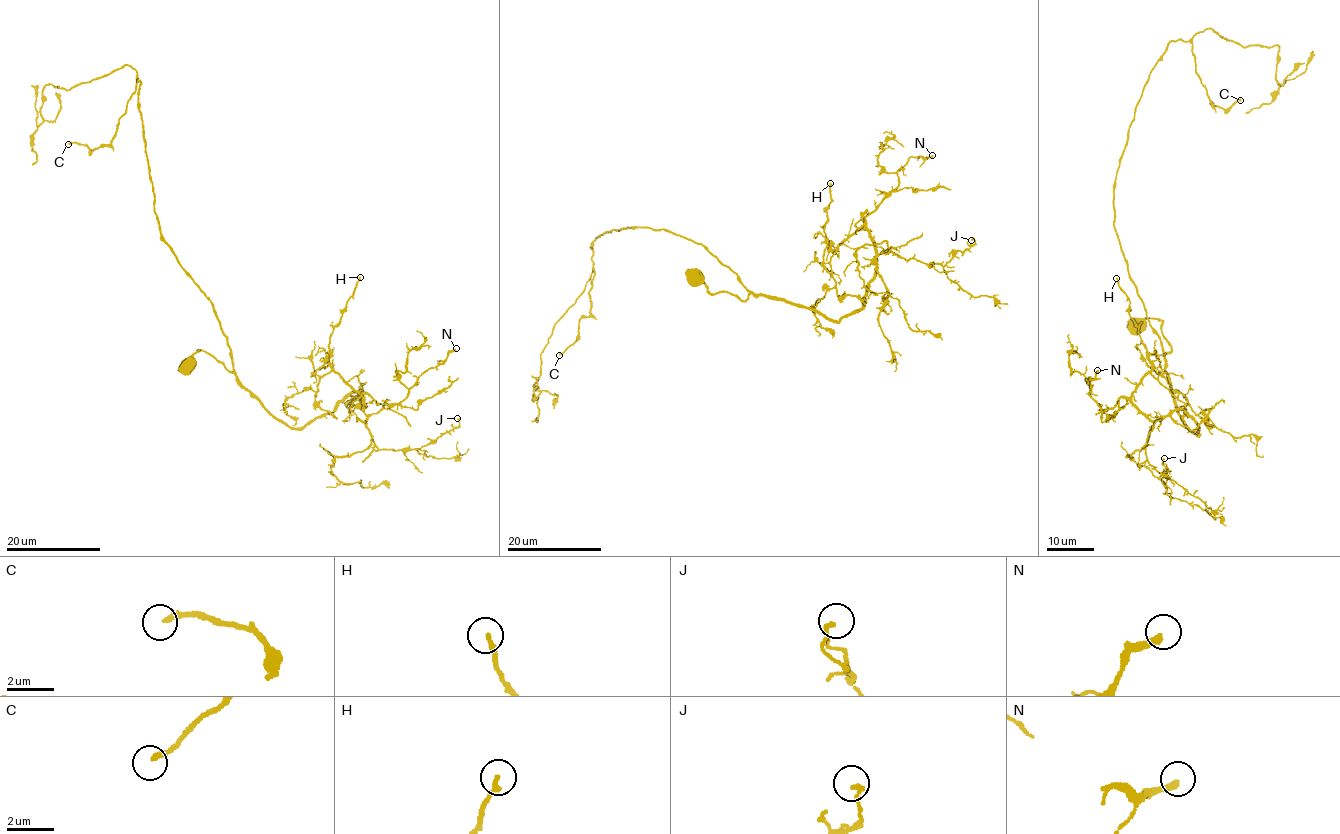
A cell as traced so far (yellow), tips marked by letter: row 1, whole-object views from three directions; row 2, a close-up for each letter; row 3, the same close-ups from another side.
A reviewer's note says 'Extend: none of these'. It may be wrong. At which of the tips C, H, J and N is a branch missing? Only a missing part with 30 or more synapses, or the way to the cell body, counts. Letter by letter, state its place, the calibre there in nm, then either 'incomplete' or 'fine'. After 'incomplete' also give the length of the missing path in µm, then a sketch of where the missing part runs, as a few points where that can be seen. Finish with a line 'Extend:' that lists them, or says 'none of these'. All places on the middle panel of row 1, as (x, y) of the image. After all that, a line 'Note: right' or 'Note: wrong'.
C: (559, 355) | 220 nm | incomplete | 50 µm | (559, 355), (548, 363), (547, 383), (540, 397), (566, 437), (565, 446), (543, 458), (536, 467)
H: (830, 183) | 190 nm | fine
J: (971, 240) | 160 nm | fine
N: (932, 155) | 280 nm | fine
Extend: C
Note: wrong

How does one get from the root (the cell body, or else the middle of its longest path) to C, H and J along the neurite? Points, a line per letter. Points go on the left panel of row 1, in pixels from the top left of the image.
C: (188, 366), (198, 349), (233, 371), (213, 304), (156, 218), (141, 81), (112, 143), (91, 151), (68, 144)
H: (188, 366), (197, 350), (210, 353), (292, 428), (354, 392), (362, 409), (328, 362), (360, 277)
J: (188, 366), (197, 350), (210, 353), (292, 428), (358, 393), (379, 449), (420, 448), (457, 418)

